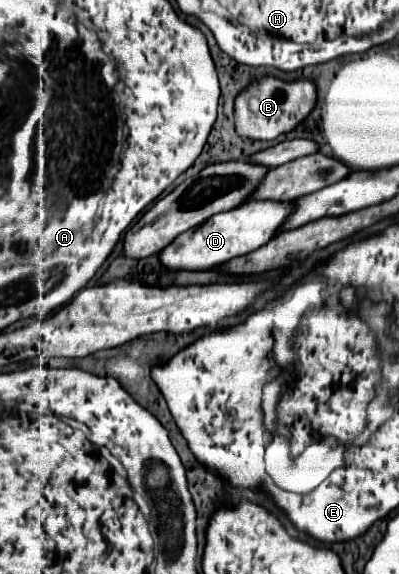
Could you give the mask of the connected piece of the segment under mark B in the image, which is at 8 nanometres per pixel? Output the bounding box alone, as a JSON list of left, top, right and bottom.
[234,75,316,141]

